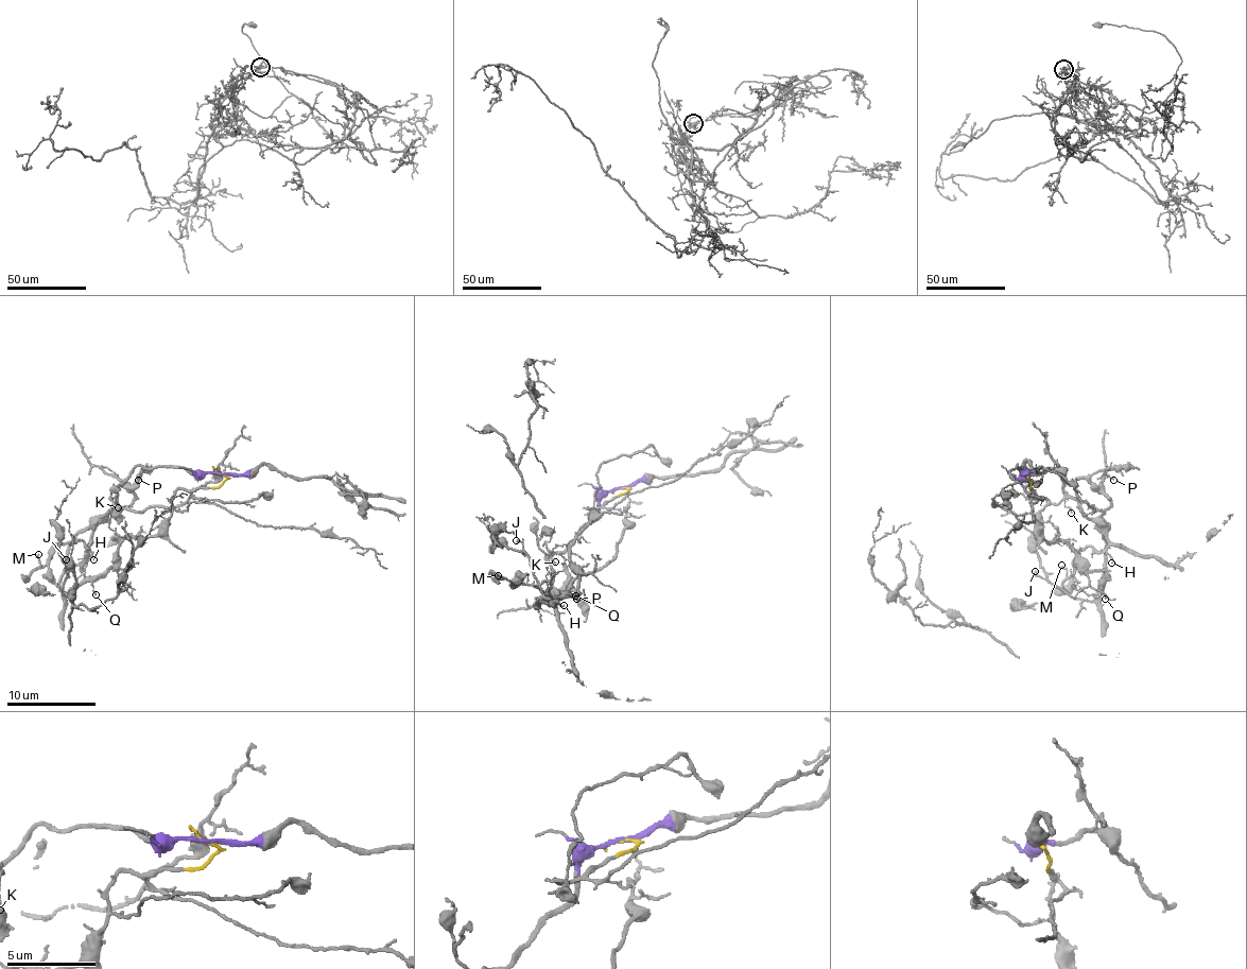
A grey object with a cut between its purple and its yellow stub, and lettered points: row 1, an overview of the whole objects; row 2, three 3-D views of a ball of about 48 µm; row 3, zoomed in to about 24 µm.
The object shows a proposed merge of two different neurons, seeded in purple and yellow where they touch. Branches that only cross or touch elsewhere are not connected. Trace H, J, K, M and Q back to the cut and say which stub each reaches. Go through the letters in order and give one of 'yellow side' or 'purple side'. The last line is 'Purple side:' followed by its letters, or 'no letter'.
H: purple side
J: yellow side
K: purple side
M: purple side
Q: yellow side
Purple side: H, K, M

